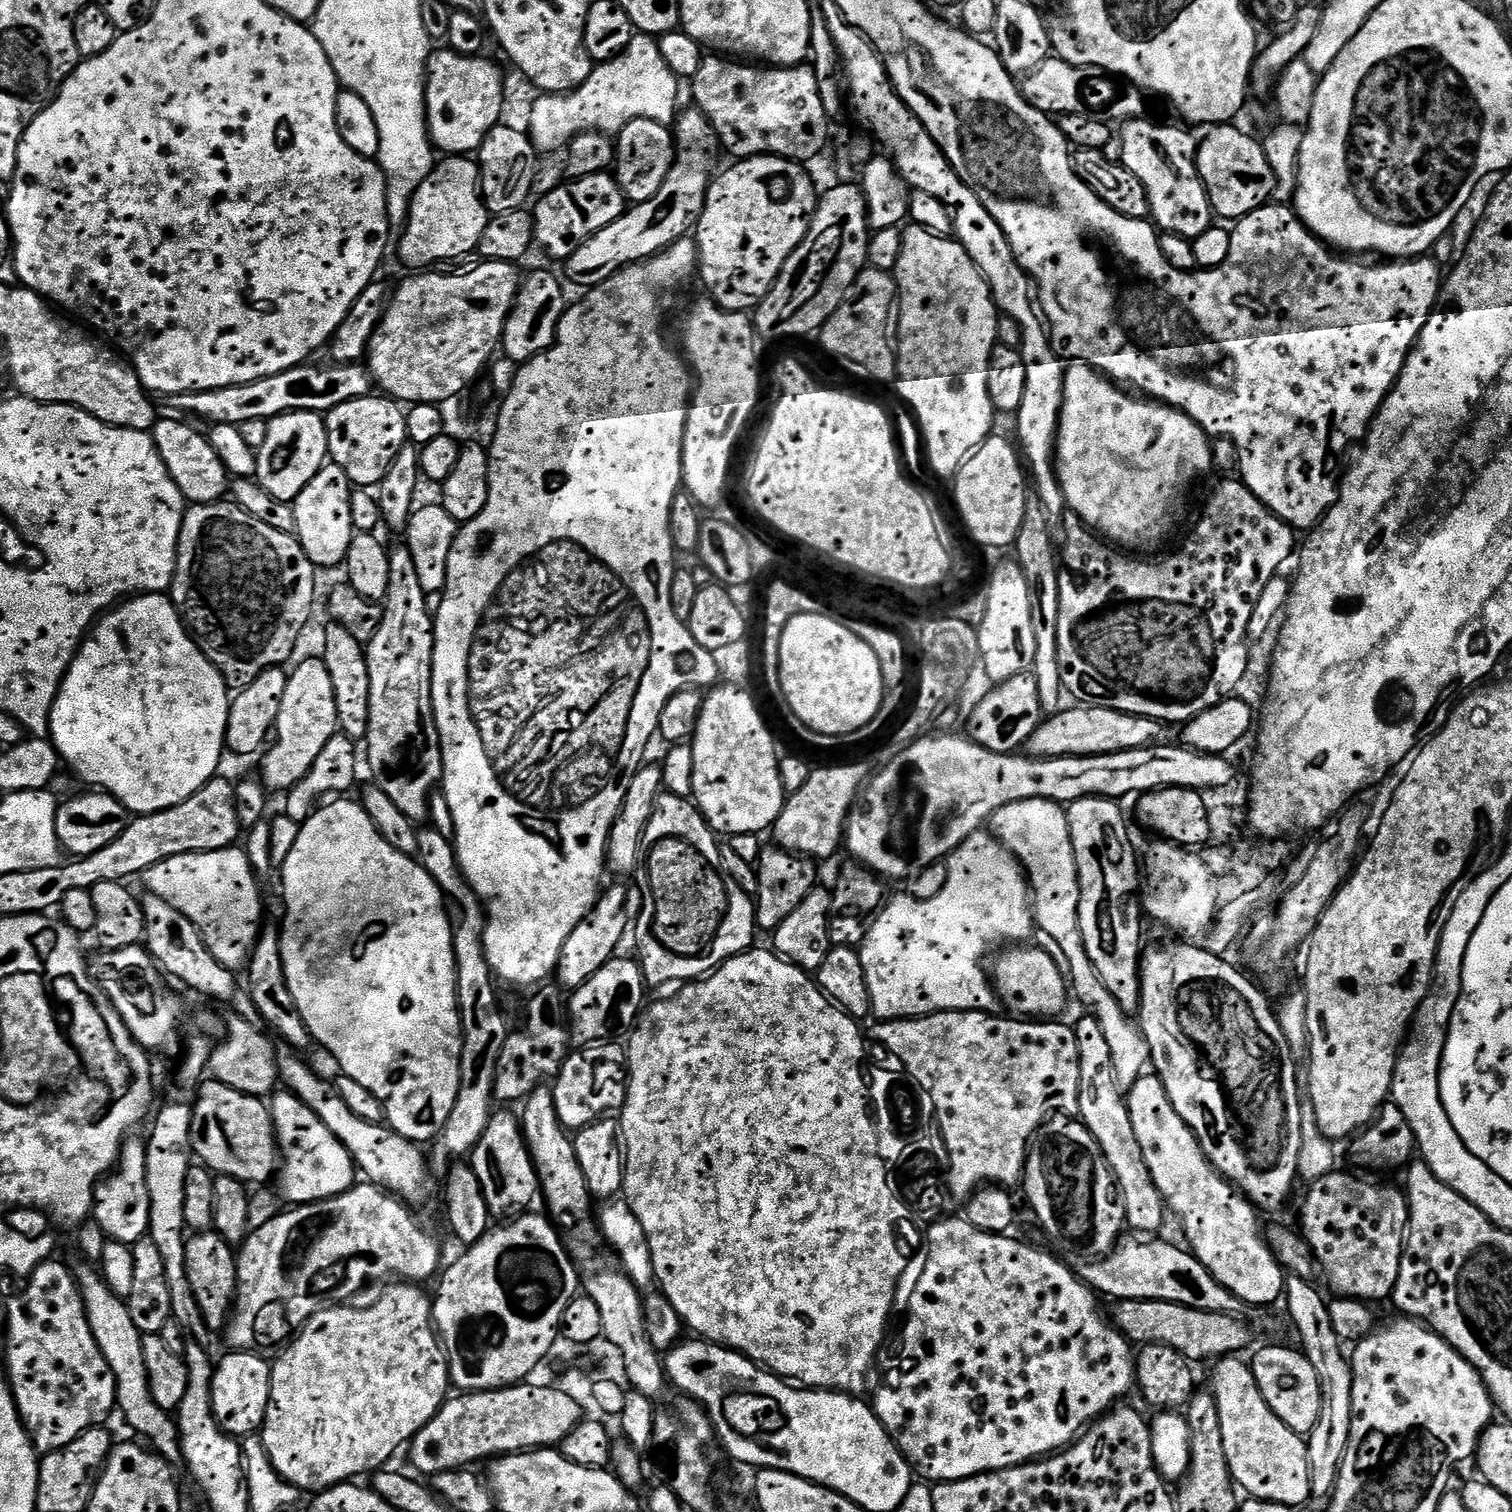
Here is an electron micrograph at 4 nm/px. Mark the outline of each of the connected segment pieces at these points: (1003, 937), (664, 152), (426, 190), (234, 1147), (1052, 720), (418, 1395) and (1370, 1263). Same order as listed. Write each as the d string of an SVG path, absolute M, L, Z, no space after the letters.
M991 831L970 834L970 838L961 842L947 857L946 863L946 886L942 886L936 897L925 900L916 900L907 894L896 896L893 900L891 897L858 949L862 970L866 970L871 1015L876 1016L877 1021L906 1020L914 1016L929 1016L931 1012L995 1013L998 997L990 983L986 964L983 964L984 955L995 944L1004 946L1009 942L1024 942L1034 932L1032 897L1024 867Z
M635 120L618 133L614 143L616 145L614 175L618 186L624 192L625 201L635 205L654 198L666 182L672 163L675 161L676 141L673 129L658 122Z
M452 154L441 159L432 173L418 186L408 211L408 222L399 237L400 260L412 270L428 270L440 266L443 260L475 253L480 246L482 230L490 213L480 190L480 165L464 154Z
M208 1078L199 1085L192 1114L192 1150L195 1159L213 1173L243 1180L245 1185L264 1184L278 1172L278 1145L276 1128L272 1124L269 1105L261 1097L248 1096L244 1092L226 1086L221 1080Z
M1065 707L1056 715L1049 715L1036 727L1026 745L1027 751L1033 757L1097 756L1114 754L1122 750L1147 748L1155 745L1163 737L1160 735L1166 730L1165 725L1159 720L1151 720L1145 716L1132 716L1129 712L1119 712L1113 708L1072 707L1076 708Z
M396 1282L393 1288L388 1288L384 1293L381 1294L380 1300L376 1300L373 1302L369 1308L348 1308L352 1306L329 1306L324 1308L320 1312L316 1312L309 1318L308 1321L305 1322L304 1327L300 1329L299 1332L295 1333L294 1339L279 1353L281 1354L277 1360L274 1360L272 1364L272 1381L270 1382L270 1402L268 1403L268 1409L266 1410L266 1418L264 1419L264 1427L262 1429L262 1439L264 1441L264 1449L266 1450L266 1454L270 1458L270 1462L274 1466L274 1470L278 1470L278 1474L282 1479L286 1482L290 1482L293 1486L298 1489L303 1490L305 1493L312 1492L311 1494L319 1494L324 1491L326 1488L333 1488L335 1484L342 1484L345 1482L355 1481L356 1476L364 1476L367 1477L369 1474L375 1473L377 1470L383 1469L385 1467L384 1464L388 1459L391 1458L392 1455L395 1454L396 1451L399 1450L400 1447L407 1445L412 1441L417 1434L420 1433L424 1427L429 1424L431 1420L438 1414L438 1410L444 1404L445 1400L449 1399L450 1391L448 1392L448 1388L450 1389L450 1377L448 1375L448 1358L444 1351L444 1345L441 1344L439 1335L433 1325L432 1322L432 1300L430 1299L429 1293L428 1296L423 1292L423 1287L417 1286L412 1282Z
M1333 1170L1307 1185L1299 1231L1312 1248L1335 1295L1365 1302L1387 1301L1398 1282L1408 1230L1408 1197L1403 1191Z

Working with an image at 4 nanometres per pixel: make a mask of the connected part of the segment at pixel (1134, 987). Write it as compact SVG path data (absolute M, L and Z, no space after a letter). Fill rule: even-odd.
M1087 796L1081 800L1076 800L1074 803L1067 805L1066 811L1068 813L1068 825L1070 826L1070 842L1074 846L1074 862L1078 866L1078 890L1080 891L1080 897L1078 898L1078 922L1080 923L1080 929L1082 930L1082 942L1086 946L1086 954L1090 954L1090 962L1094 962L1094 970L1098 970L1098 978L1102 978L1103 984L1106 985L1106 990L1110 990L1110 994L1114 994L1115 1000L1118 1002L1118 1006L1122 1006L1122 1010L1129 1014L1136 1014L1140 1011L1140 962L1142 959L1142 947L1140 948L1140 916L1142 917L1142 900L1138 893L1142 888L1142 864L1138 859L1138 852L1136 856L1136 848L1132 845L1132 840L1128 837L1128 824L1124 821L1124 812L1119 808L1115 799L1107 796Z

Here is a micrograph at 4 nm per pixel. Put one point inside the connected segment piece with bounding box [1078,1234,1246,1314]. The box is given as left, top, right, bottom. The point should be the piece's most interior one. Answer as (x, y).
(1136, 1269)

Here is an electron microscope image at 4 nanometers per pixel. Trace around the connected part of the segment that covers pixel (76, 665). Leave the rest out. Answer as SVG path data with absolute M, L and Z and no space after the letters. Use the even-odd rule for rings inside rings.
M150 592L125 599L119 606L103 613L92 625L90 635L81 642L76 657L68 668L68 673L64 675L60 693L56 695L56 701L52 707L48 731L51 744L59 752L59 759L64 762L68 760L73 774L78 779L85 780L88 783L85 785L95 786L118 798L129 813L143 814L166 810L170 806L178 806L178 802L186 802L190 794L202 790L202 786L206 786L206 782L221 771L220 759L226 756L224 739L231 705L228 683L222 678L219 670L208 661L200 645L190 635L176 605L167 595Z

